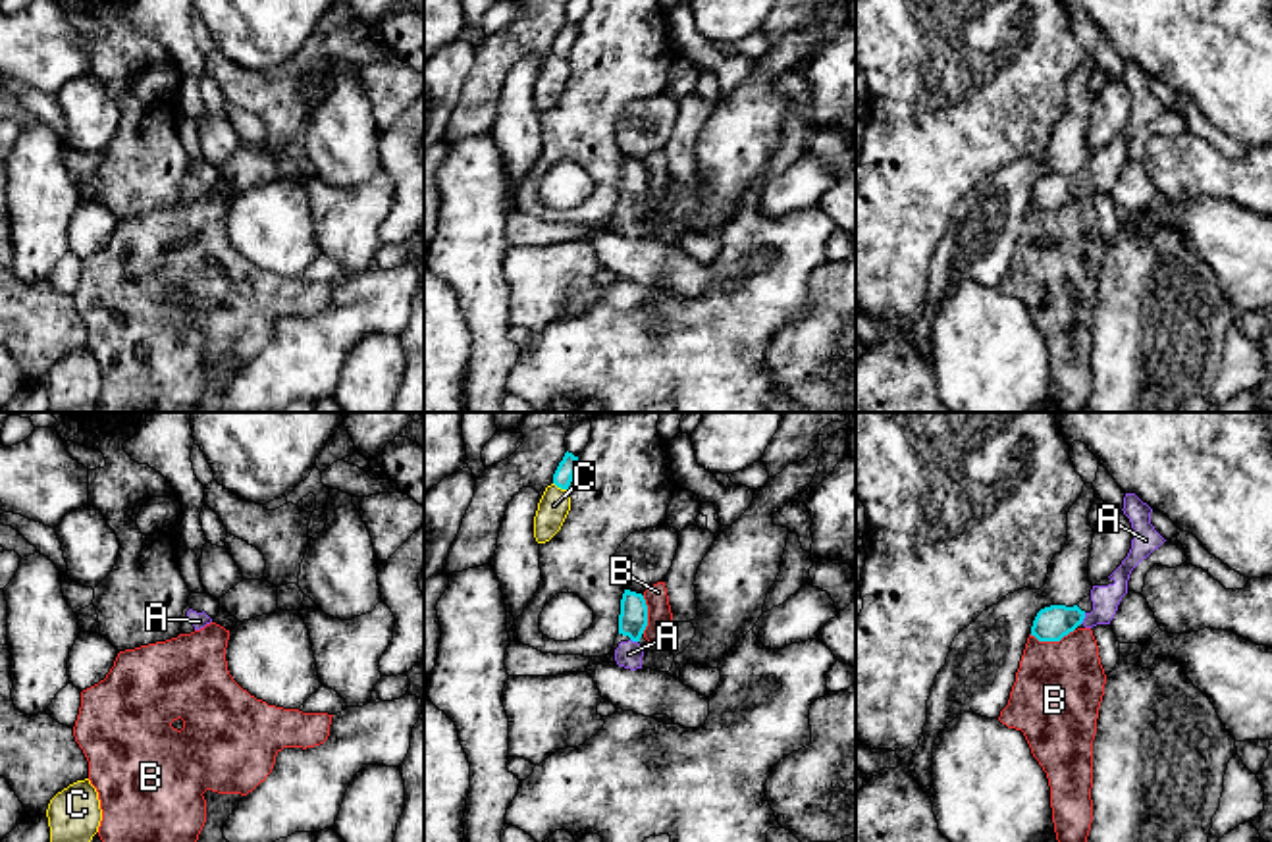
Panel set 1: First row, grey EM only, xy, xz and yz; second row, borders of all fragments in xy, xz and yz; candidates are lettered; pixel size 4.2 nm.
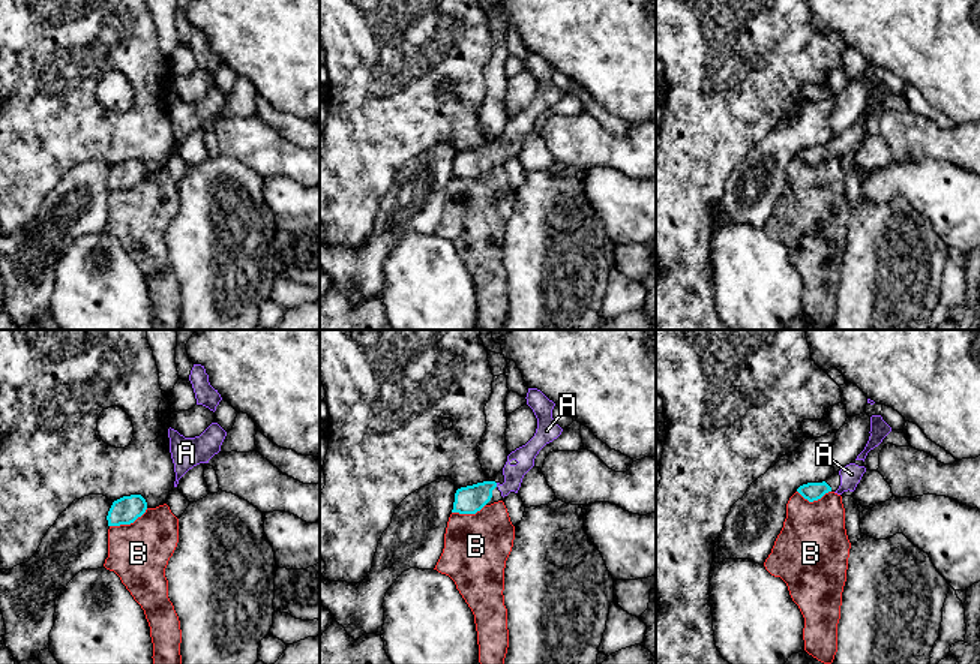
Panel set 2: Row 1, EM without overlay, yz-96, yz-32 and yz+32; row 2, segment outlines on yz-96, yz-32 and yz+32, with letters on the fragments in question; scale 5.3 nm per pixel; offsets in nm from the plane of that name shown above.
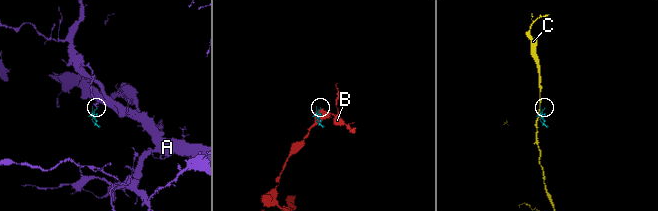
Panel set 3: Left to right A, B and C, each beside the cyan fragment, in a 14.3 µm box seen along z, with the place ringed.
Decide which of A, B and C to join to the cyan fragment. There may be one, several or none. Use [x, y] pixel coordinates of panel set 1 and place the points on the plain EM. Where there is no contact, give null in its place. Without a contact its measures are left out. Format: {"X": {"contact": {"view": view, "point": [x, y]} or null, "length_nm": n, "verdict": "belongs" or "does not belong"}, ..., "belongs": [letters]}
{"A": {"contact": {"view": "yz", "point": [1084, 185]}, "length_nm": 50, "verdict": "belongs"}, "B": {"contact": {"view": "yz", "point": [1051, 209]}, "length_nm": 190, "verdict": "does not belong"}, "C": {"contact": {"view": "xz", "point": [561, 56]}, "length_nm": 70, "verdict": "does not belong"}, "belongs": ["A"]}

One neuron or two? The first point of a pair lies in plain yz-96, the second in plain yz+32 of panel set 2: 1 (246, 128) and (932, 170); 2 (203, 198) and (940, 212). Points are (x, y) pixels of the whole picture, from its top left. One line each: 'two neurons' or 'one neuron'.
1: two neurons
2: two neurons

